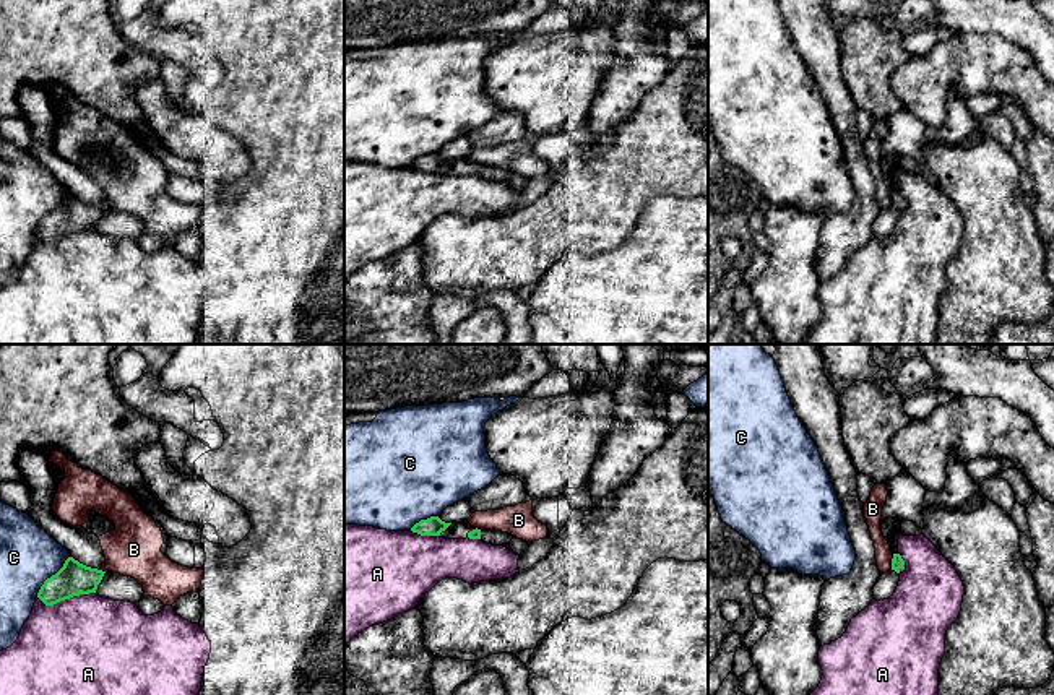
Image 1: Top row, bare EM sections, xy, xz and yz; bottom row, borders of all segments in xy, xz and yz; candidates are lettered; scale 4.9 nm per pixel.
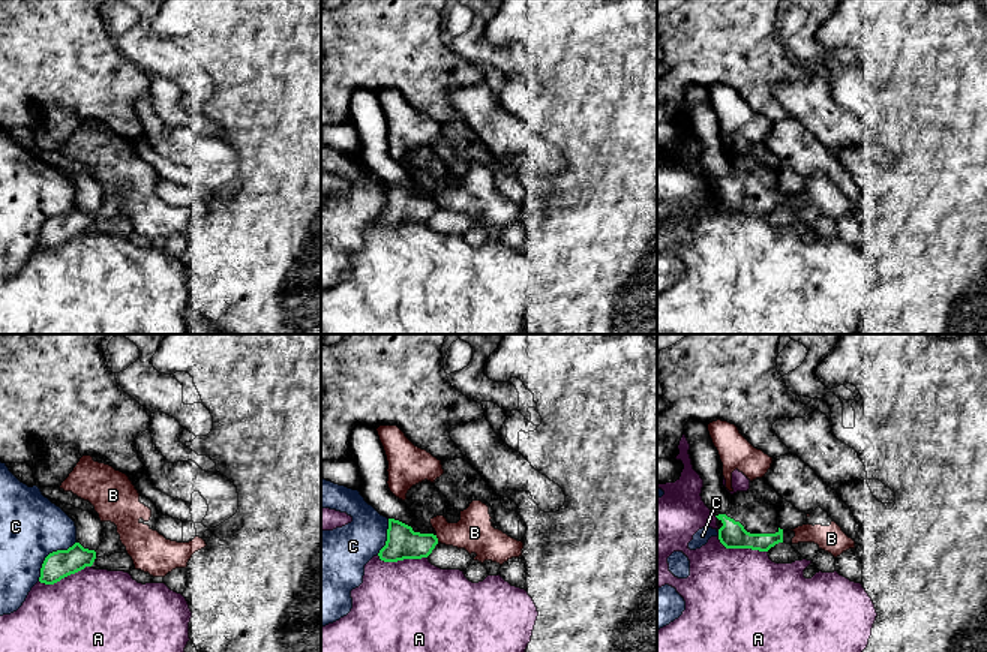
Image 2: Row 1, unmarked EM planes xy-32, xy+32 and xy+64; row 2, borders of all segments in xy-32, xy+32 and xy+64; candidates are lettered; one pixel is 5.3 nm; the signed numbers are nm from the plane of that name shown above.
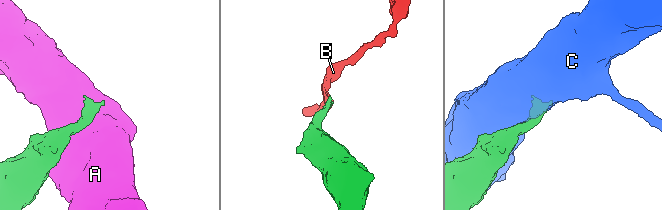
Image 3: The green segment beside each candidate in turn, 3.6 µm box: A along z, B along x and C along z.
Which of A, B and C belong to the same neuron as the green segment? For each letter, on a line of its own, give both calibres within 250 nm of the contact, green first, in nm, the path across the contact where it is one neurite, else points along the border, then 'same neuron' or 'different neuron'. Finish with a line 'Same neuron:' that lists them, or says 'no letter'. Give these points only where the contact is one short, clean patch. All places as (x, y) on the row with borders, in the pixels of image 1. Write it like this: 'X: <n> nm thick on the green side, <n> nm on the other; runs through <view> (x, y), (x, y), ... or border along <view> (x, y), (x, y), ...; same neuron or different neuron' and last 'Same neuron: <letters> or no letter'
A: 170 nm thick on the green side, 480 nm on the other; different neuron
B: 60 nm thick on the green side, 90 nm on the other; border along yz (894, 554), (890, 569); different neuron
C: 170 nm thick on the green side, 280 nm on the other; different neuron
Same neuron: no letter

